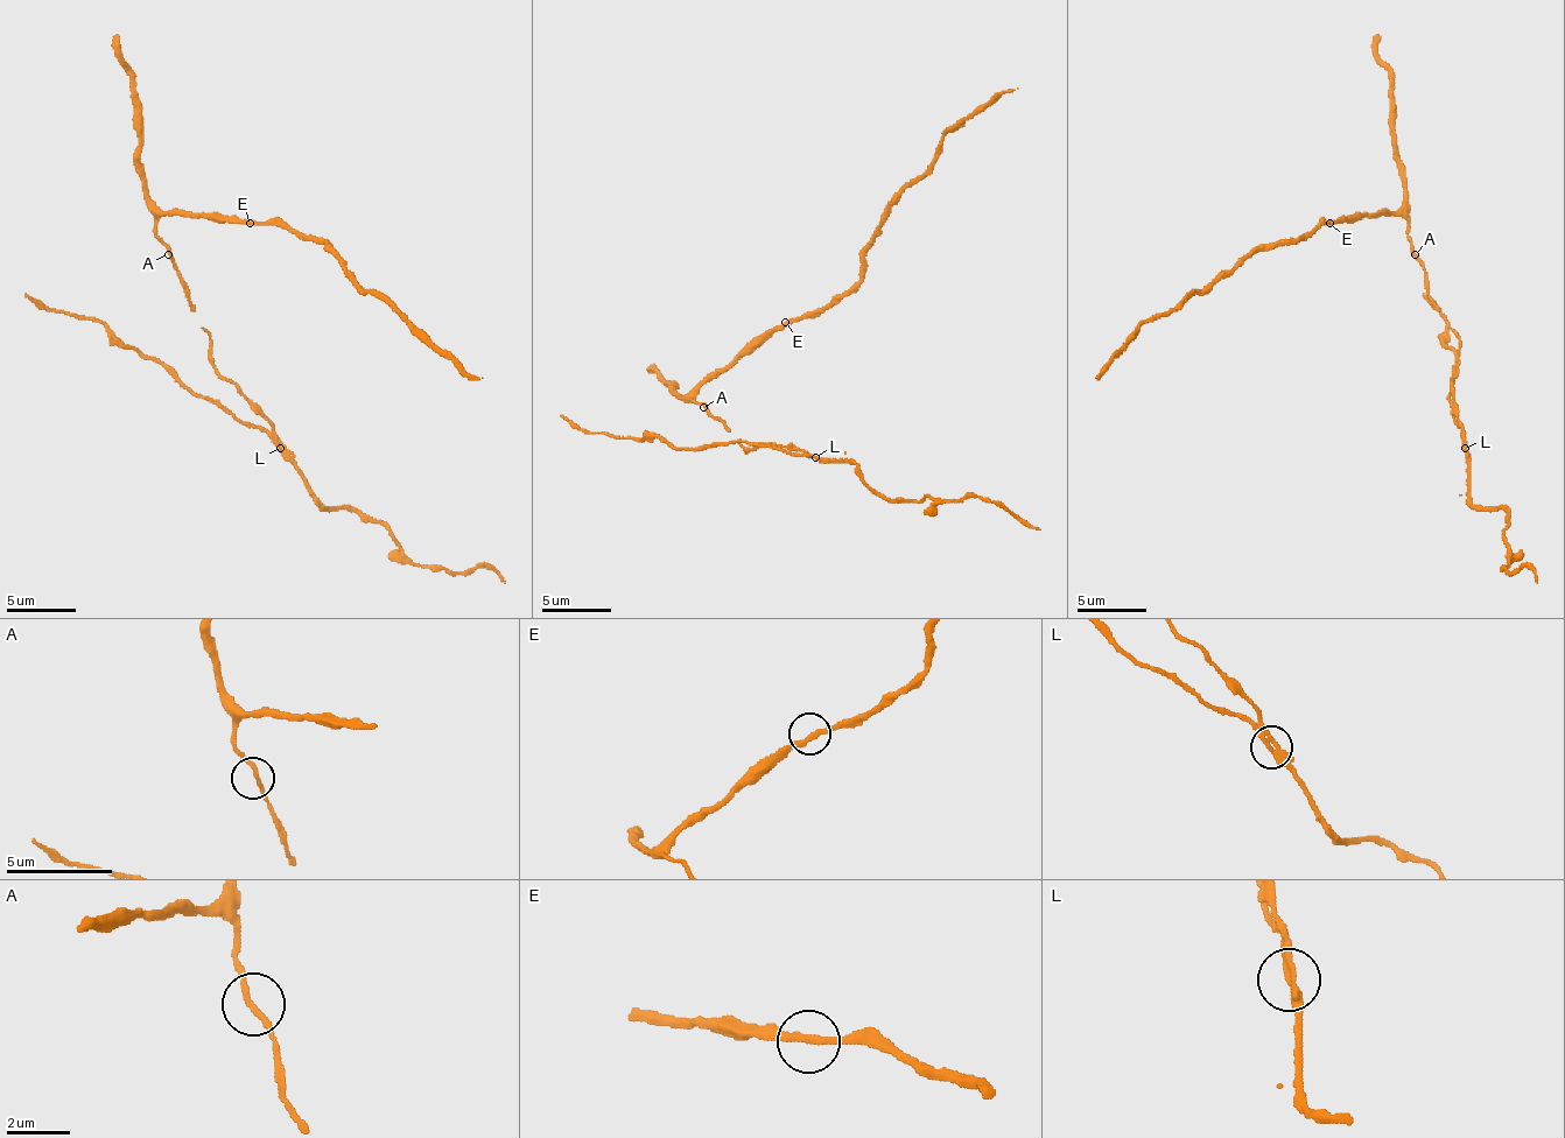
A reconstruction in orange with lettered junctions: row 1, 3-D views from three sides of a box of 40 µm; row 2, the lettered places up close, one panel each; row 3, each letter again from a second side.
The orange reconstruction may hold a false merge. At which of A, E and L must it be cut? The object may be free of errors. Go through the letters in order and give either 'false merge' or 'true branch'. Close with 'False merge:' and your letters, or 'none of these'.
A: true branch
E: true branch
L: false merge
False merge: L

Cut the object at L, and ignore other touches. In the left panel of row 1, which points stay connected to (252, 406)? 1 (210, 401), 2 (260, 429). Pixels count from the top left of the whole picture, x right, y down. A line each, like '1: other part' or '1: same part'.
1: other part
2: other part

